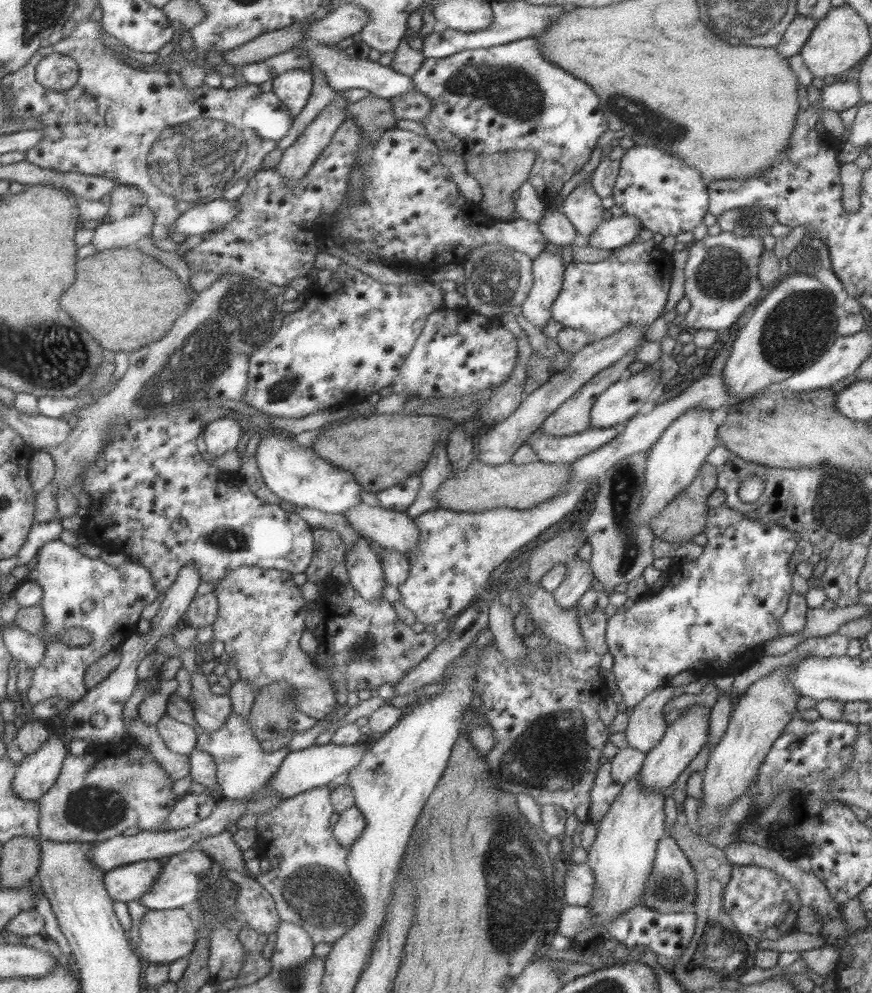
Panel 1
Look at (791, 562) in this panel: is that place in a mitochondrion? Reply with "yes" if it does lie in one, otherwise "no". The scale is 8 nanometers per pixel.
no

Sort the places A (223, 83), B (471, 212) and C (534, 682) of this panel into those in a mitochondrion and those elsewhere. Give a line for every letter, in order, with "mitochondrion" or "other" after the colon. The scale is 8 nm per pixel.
A: other
B: other
C: other

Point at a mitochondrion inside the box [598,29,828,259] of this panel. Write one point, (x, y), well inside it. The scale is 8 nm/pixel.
(636, 115)

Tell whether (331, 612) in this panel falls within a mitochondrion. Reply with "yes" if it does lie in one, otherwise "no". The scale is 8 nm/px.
yes

